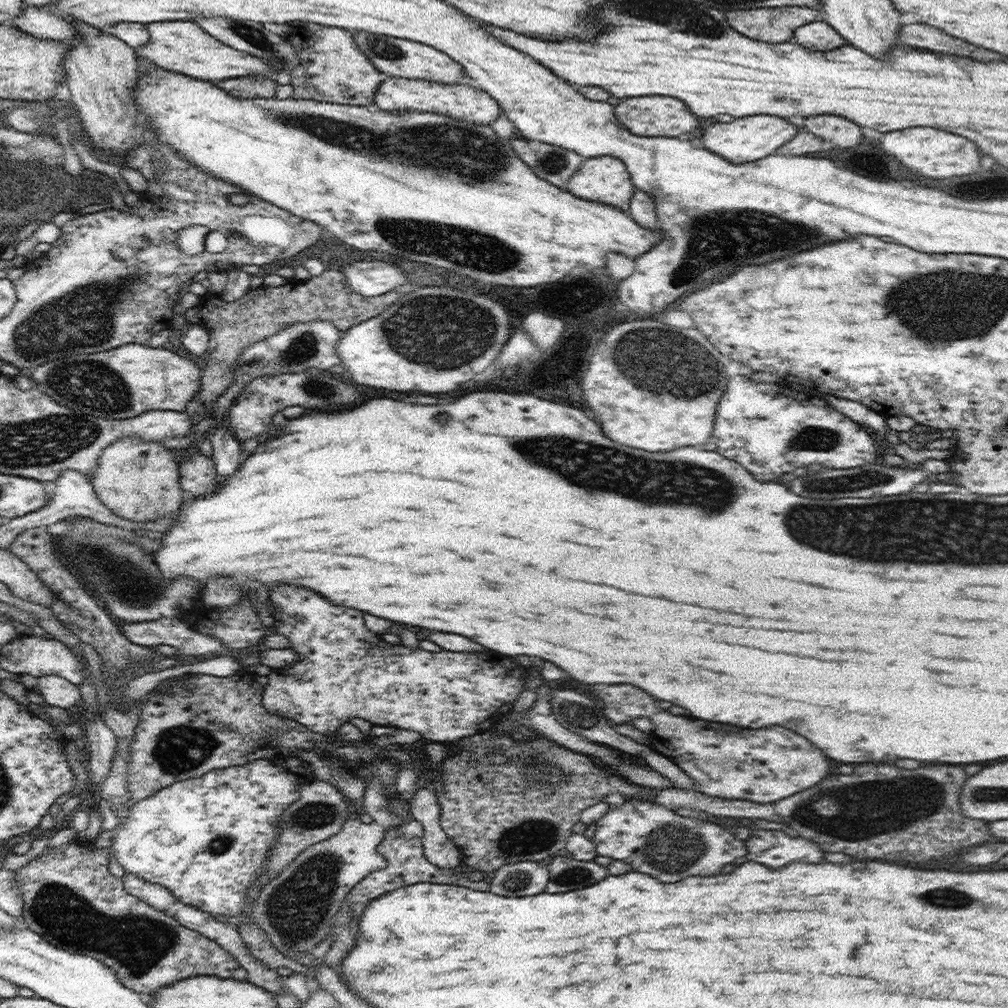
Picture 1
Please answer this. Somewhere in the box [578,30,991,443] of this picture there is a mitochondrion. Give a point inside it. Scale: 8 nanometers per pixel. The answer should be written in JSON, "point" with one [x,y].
{"point":[770,234]}

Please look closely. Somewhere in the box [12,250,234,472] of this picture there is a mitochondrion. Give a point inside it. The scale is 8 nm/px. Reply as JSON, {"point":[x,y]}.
{"point":[93,386]}

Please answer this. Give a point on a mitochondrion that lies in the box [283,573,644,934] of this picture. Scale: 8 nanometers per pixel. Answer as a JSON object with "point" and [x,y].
{"point":[538,837]}

